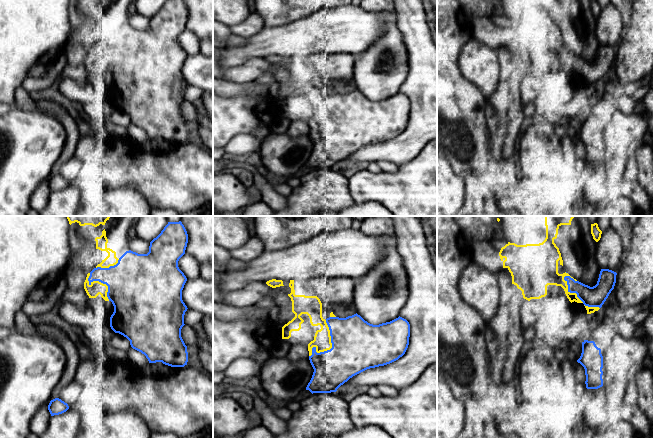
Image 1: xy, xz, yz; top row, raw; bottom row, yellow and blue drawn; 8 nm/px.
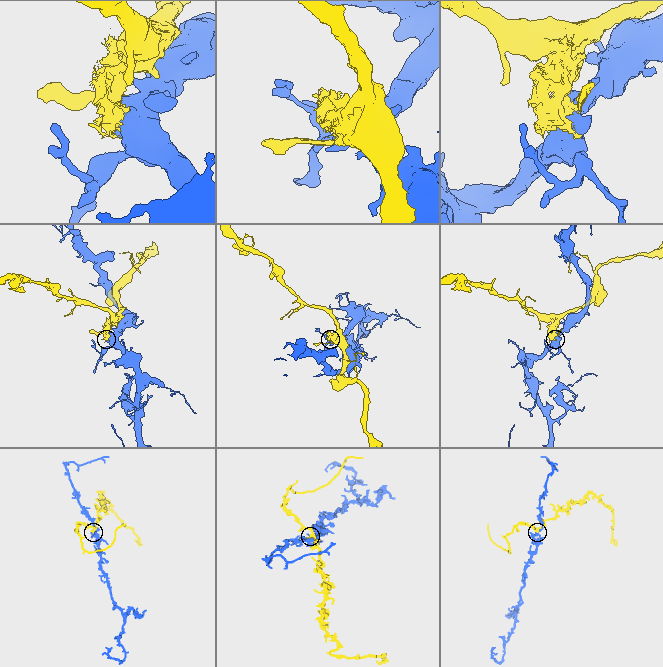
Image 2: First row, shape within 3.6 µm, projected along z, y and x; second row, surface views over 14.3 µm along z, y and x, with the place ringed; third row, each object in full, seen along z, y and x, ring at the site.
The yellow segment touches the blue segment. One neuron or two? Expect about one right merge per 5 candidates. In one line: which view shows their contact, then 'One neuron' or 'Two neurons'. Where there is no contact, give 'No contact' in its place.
Touches yellow in xz. Two neurons

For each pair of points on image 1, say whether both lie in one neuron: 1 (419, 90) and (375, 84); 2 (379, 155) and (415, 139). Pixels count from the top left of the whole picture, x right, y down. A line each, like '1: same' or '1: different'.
1: different
2: same

